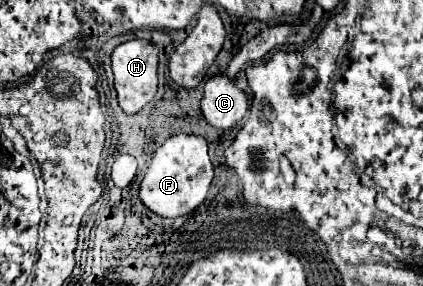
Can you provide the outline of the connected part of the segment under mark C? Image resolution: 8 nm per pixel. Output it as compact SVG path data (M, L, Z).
M213 74L205 82L201 110L215 128L233 128L247 114L247 94L225 74Z

